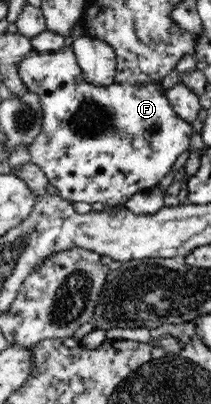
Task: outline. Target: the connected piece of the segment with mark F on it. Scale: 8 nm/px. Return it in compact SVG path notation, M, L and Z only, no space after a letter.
M66 47L58 52L51 53L39 53L36 50L30 50L30 53L26 53L18 63L16 63L16 70L18 75L27 91L30 91L33 95L38 95L40 99L40 109L42 110L42 131L37 135L36 139L28 145L28 152L31 155L30 162L37 165L48 178L48 181L58 189L58 194L62 199L76 203L76 201L84 201L84 203L100 204L103 206L115 206L125 205L125 203L138 192L144 192L150 189L154 189L160 183L160 180L168 174L178 155L182 155L183 151L186 151L190 147L190 138L193 134L192 126L190 123L182 120L181 117L176 115L176 112L172 110L172 106L165 97L165 93L161 91L161 84L148 85L143 87L131 87L126 83L114 83L110 87L95 87L89 85L84 80L84 74L82 74L82 68L76 61L76 56L71 47Z

